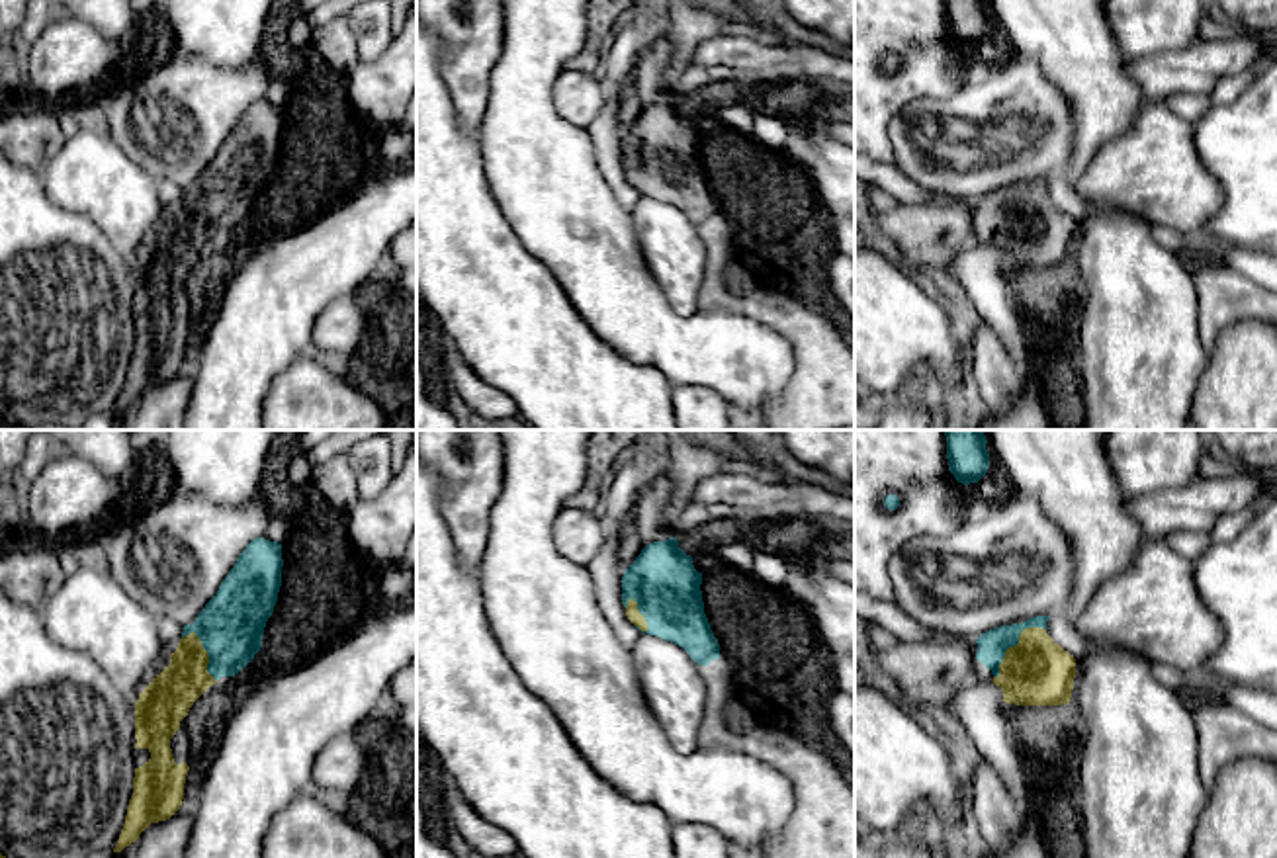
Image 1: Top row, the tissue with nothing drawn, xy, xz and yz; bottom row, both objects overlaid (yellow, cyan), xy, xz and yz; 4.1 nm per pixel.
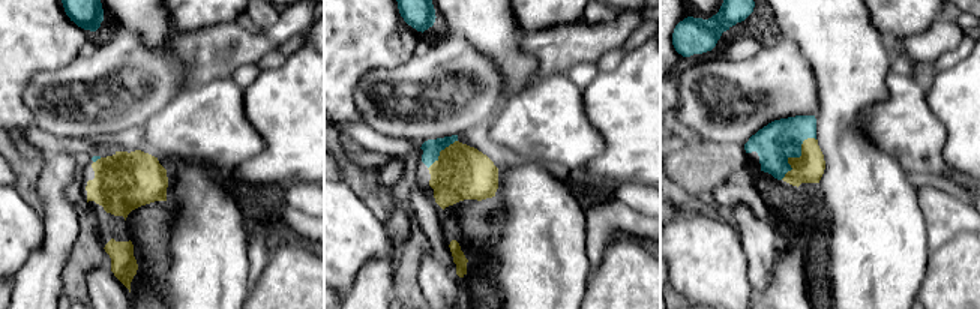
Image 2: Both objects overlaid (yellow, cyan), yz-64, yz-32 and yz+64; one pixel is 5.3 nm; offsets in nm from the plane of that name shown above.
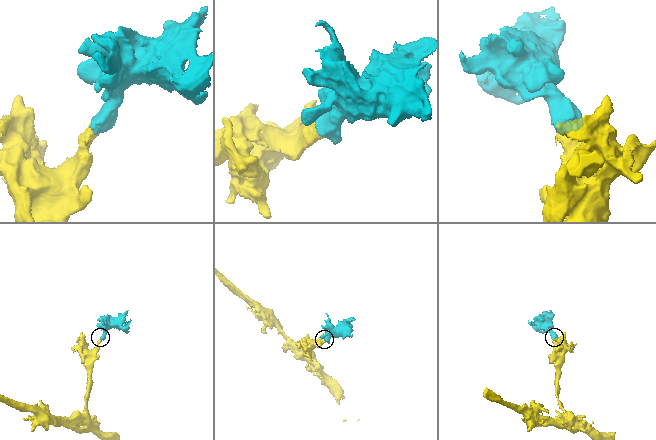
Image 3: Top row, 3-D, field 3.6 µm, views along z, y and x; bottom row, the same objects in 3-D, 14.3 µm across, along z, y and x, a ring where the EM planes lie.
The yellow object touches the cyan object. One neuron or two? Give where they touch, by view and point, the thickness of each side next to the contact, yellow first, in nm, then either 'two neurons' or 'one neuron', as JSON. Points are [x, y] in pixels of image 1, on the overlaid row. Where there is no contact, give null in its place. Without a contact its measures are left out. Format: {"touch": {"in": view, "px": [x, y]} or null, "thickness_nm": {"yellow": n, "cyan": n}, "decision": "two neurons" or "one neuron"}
{"touch": {"in": "yz", "px": [1017, 643]}, "thickness_nm": {"yellow": 280, "cyan": 120}, "decision": "one neuron"}

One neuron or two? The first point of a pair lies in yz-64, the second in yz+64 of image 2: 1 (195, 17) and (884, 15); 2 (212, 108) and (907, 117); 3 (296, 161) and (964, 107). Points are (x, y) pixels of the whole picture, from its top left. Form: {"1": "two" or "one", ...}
{"1": "one", "2": "one", "3": "one"}

